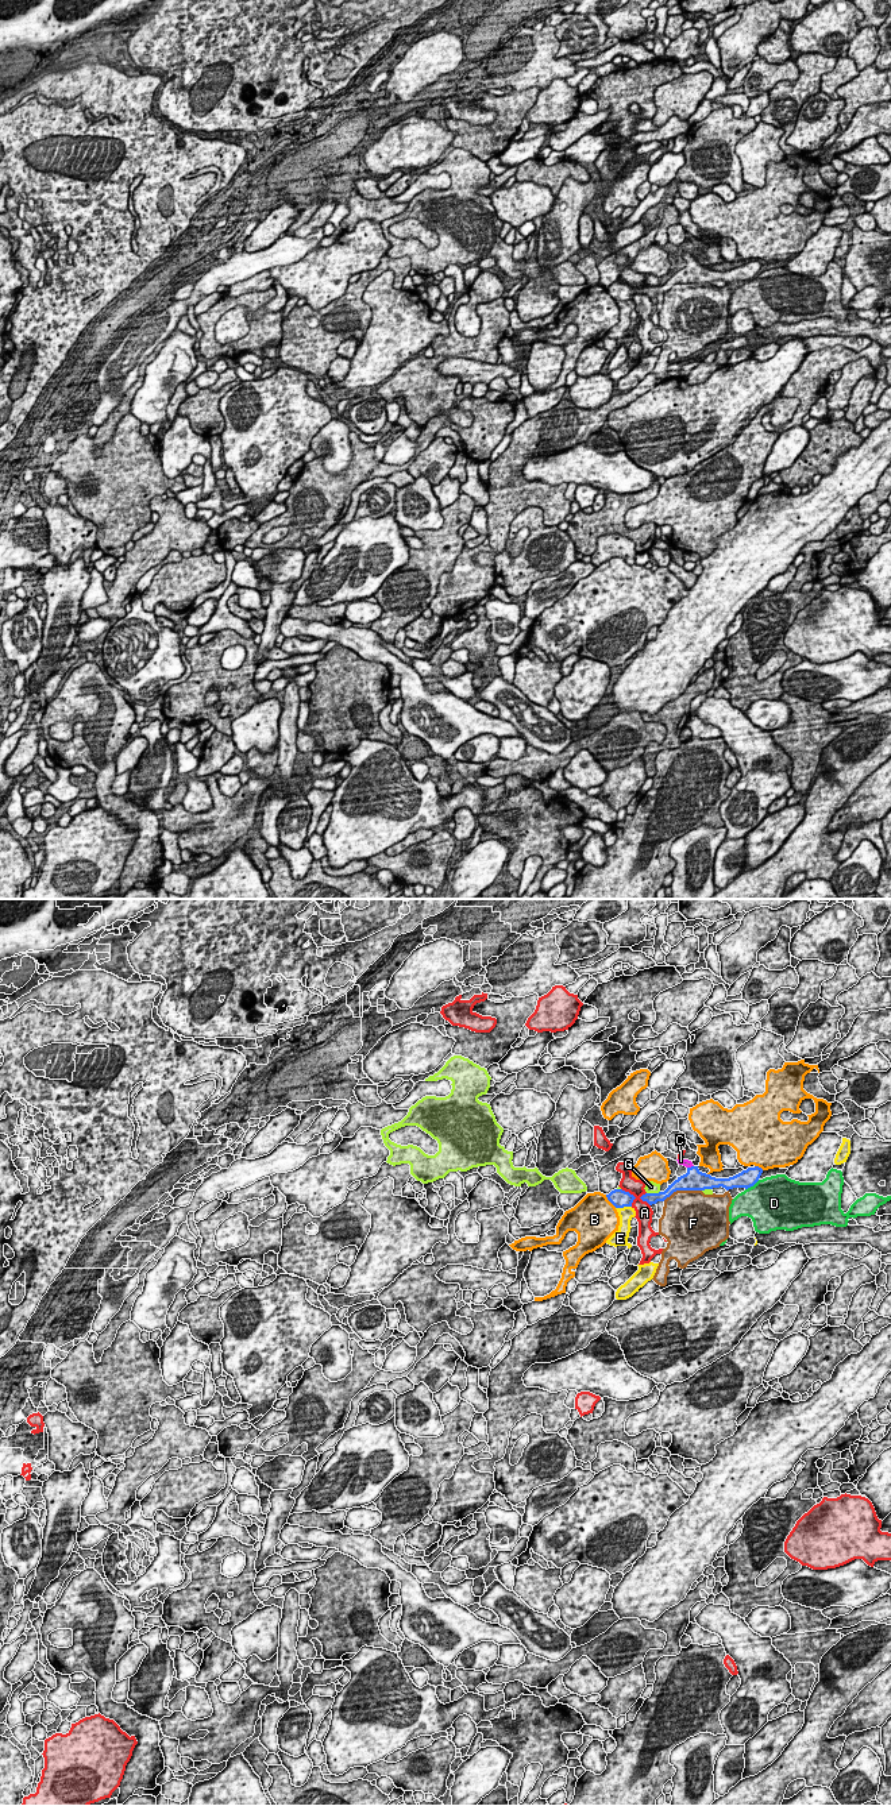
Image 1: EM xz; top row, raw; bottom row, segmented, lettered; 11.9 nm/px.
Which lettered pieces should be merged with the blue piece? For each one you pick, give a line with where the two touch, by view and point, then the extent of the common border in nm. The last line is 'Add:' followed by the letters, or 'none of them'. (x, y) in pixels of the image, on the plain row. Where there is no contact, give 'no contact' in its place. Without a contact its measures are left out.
C: xz (691, 259) | 90 nm
Add: C

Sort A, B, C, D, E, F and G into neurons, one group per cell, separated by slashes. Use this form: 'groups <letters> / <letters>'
groups A / B / C / D / E / F / G

